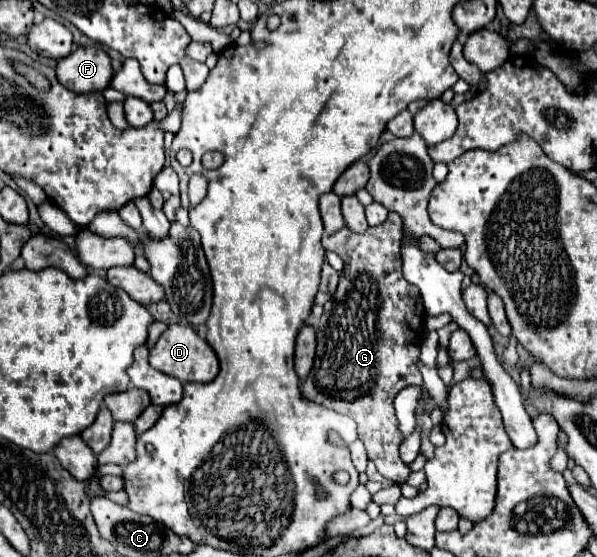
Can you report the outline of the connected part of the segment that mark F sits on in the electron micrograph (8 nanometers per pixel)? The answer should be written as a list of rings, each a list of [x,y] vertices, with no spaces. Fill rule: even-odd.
[[[78,47],[56,65],[58,81],[74,93],[104,91],[112,79],[110,57],[100,47]]]

